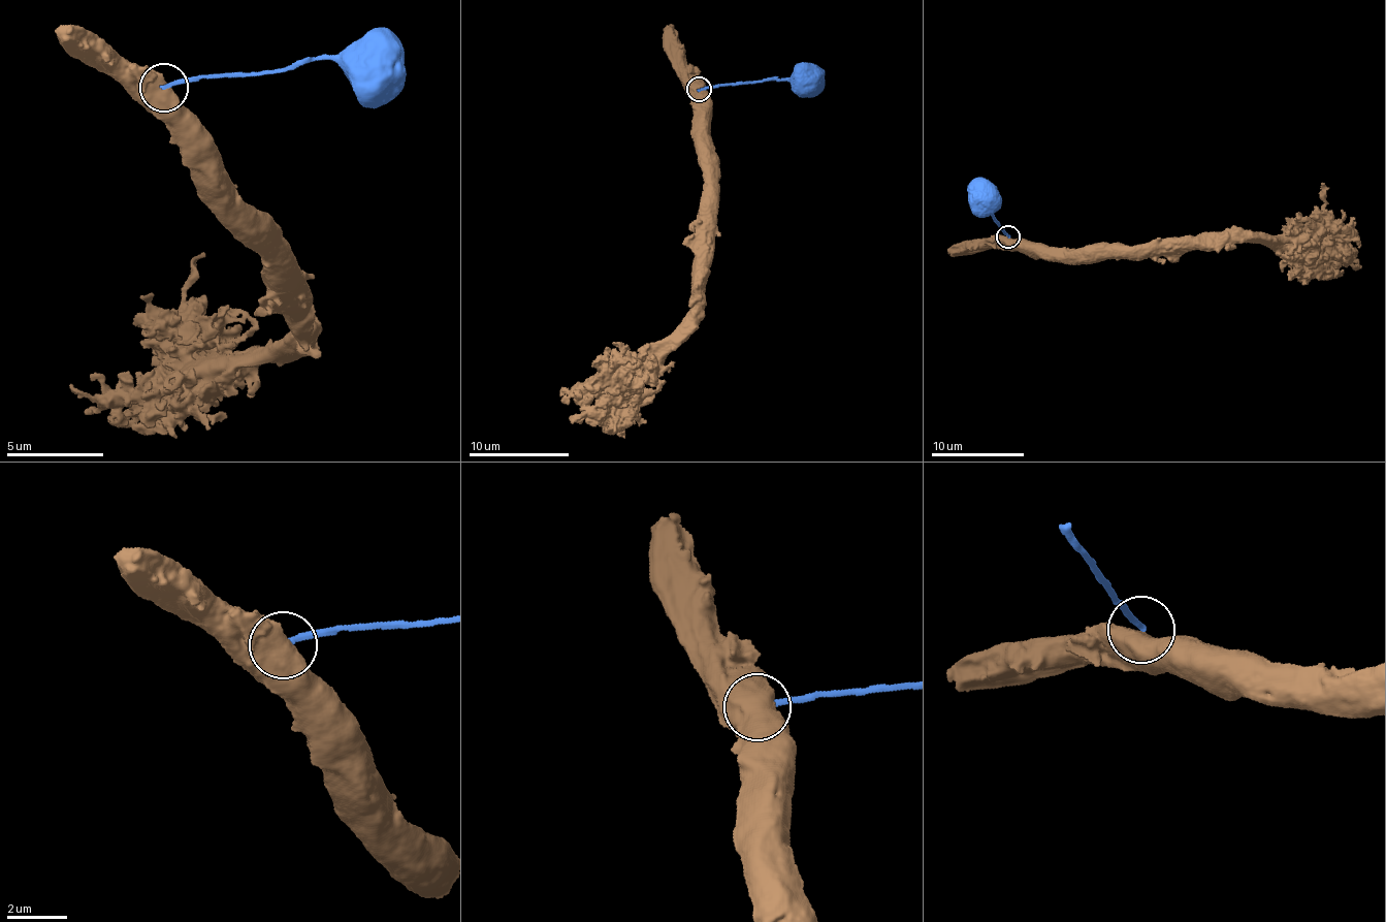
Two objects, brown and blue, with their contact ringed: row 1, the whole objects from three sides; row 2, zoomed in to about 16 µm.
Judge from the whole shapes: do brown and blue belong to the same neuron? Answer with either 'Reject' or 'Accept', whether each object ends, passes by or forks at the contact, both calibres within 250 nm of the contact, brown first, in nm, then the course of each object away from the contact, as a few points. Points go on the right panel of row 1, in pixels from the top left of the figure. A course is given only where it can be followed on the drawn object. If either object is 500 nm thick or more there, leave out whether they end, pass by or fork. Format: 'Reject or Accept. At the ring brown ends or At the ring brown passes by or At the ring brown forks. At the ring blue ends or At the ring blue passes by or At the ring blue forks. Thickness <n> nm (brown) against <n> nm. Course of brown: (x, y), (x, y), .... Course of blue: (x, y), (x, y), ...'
Reject. Thickness 750 nm (brown) against 190 nm. Course of brown: (1007, 236), (1051, 249), (1124, 246), (1129, 251), (1230, 243), (1238, 239), (1322, 261), (1342, 259), (1355, 266). Course of blue: (1007, 236), (988, 211), (981, 197), (986, 195), (988, 199), (982, 198)

